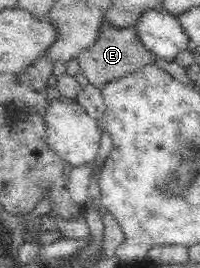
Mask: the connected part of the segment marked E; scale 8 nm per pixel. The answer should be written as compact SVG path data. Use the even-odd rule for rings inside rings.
M104 18L96 40L87 46L79 55L78 61L84 75L98 89L115 78L123 77L128 73L141 69L144 65L153 64L156 56L147 50L139 38L136 26L117 28Z

